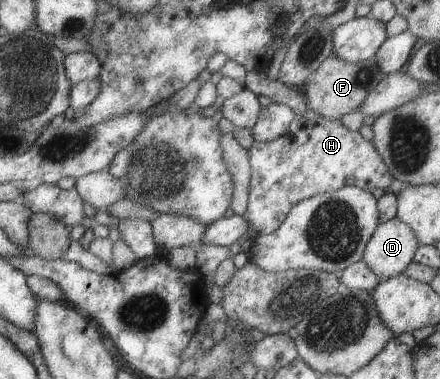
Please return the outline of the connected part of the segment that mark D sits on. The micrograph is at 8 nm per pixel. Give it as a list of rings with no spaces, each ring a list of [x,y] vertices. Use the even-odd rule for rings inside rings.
[[[393,217],[378,222],[366,243],[361,260],[380,281],[384,281],[390,276],[402,274],[406,265],[414,261],[413,255],[417,247],[410,226]]]

